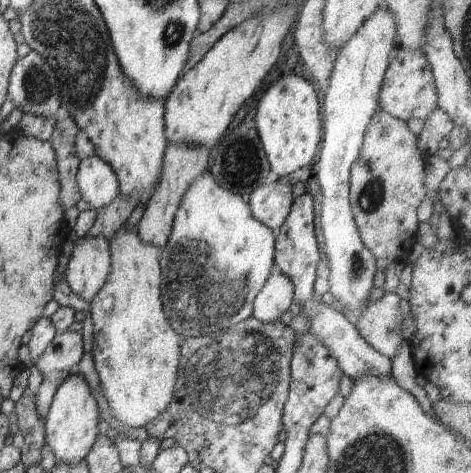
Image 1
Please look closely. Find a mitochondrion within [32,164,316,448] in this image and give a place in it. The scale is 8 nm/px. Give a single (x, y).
(240, 374)

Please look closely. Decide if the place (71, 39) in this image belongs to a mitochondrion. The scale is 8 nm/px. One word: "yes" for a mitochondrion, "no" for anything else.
yes

